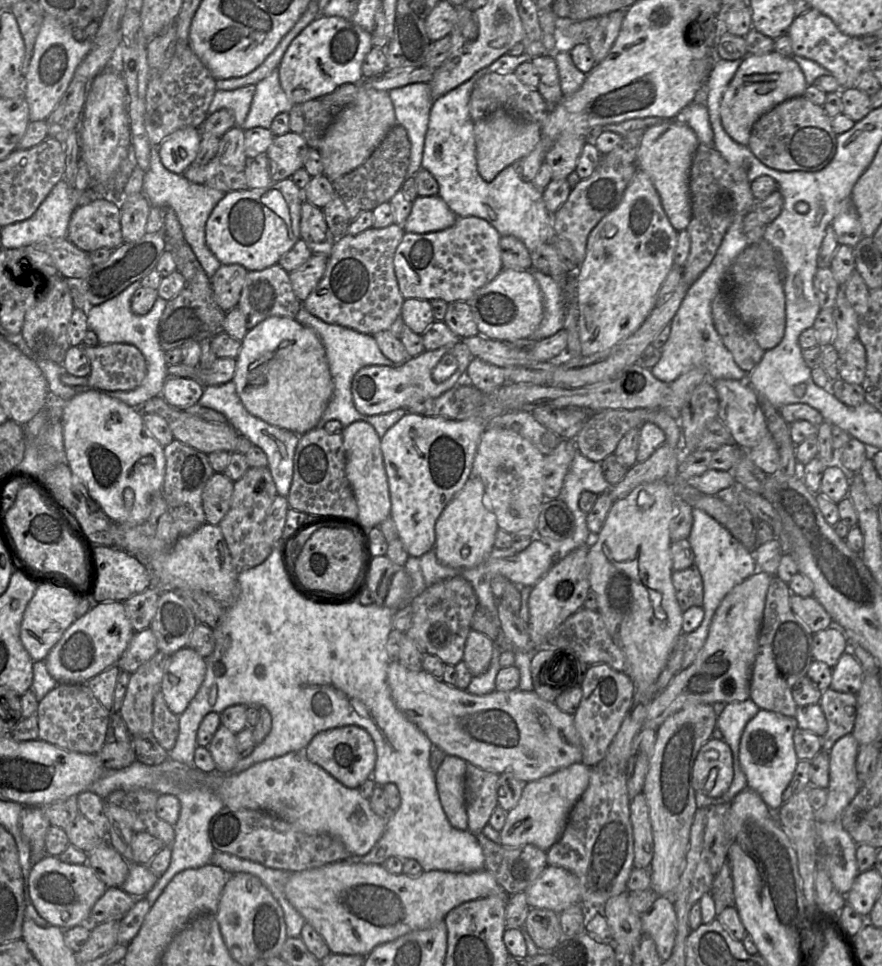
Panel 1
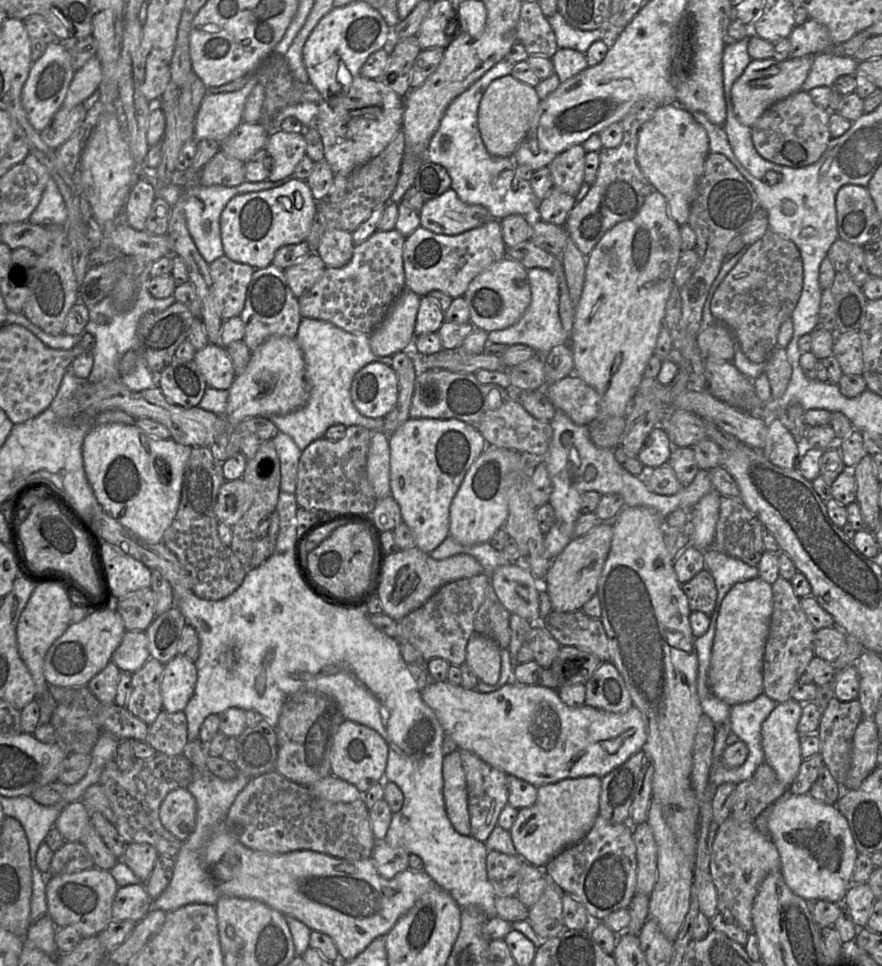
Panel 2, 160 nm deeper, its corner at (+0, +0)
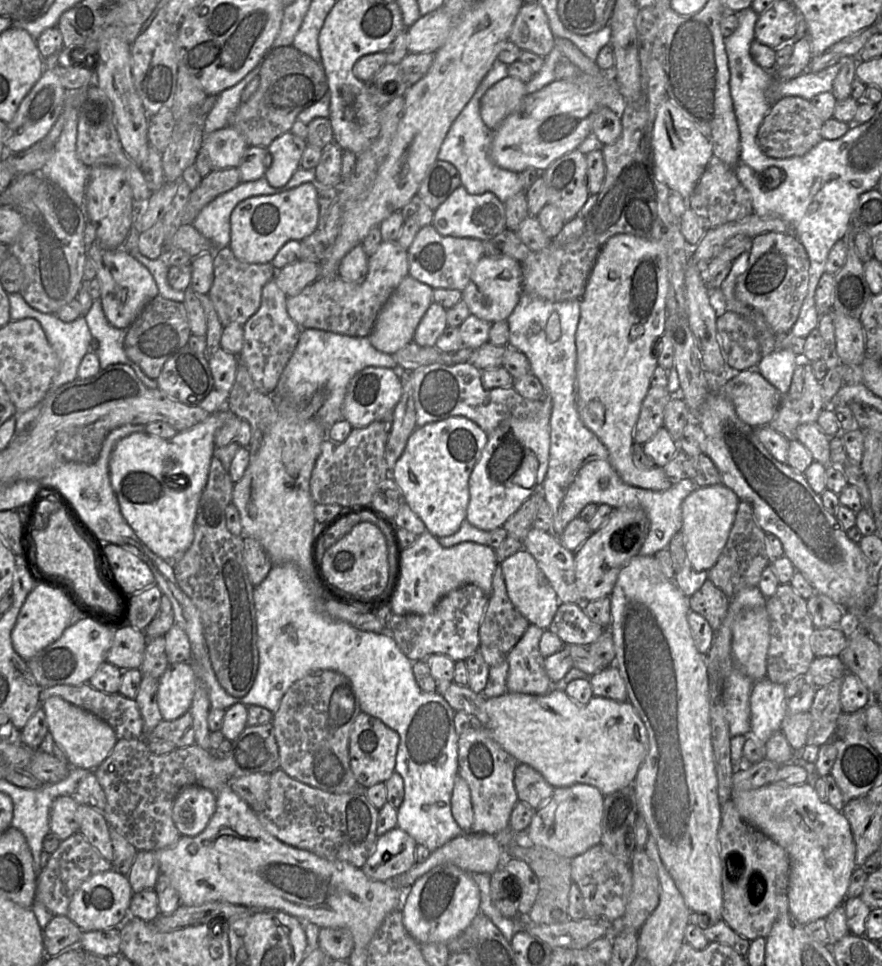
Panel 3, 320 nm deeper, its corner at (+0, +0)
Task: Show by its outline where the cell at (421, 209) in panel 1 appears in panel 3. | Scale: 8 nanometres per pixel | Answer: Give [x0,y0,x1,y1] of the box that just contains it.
[432,186,506,240]

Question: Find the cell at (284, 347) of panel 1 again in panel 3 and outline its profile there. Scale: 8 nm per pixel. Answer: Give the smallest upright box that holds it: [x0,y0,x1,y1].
[109,407,228,561]

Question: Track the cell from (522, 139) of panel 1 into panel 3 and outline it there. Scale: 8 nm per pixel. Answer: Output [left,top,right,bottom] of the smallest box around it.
[480,75,527,130]

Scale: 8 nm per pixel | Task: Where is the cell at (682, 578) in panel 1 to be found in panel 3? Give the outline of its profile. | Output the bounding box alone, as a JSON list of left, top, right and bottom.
[689,578,730,631]

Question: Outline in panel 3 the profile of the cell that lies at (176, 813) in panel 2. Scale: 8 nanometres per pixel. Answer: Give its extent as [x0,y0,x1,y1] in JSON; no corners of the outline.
[173,786,216,837]

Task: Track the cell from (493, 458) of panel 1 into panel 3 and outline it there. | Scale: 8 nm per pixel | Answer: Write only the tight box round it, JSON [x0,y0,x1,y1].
[522,527,583,604]

